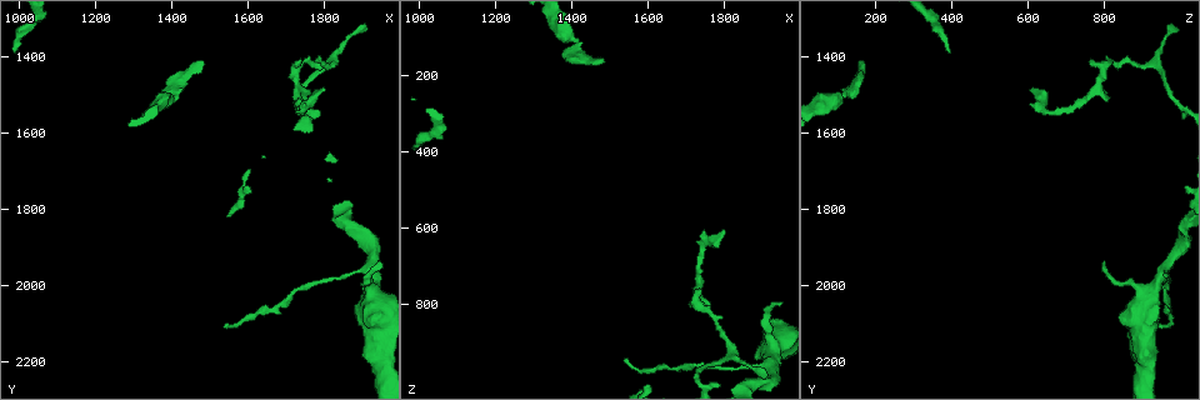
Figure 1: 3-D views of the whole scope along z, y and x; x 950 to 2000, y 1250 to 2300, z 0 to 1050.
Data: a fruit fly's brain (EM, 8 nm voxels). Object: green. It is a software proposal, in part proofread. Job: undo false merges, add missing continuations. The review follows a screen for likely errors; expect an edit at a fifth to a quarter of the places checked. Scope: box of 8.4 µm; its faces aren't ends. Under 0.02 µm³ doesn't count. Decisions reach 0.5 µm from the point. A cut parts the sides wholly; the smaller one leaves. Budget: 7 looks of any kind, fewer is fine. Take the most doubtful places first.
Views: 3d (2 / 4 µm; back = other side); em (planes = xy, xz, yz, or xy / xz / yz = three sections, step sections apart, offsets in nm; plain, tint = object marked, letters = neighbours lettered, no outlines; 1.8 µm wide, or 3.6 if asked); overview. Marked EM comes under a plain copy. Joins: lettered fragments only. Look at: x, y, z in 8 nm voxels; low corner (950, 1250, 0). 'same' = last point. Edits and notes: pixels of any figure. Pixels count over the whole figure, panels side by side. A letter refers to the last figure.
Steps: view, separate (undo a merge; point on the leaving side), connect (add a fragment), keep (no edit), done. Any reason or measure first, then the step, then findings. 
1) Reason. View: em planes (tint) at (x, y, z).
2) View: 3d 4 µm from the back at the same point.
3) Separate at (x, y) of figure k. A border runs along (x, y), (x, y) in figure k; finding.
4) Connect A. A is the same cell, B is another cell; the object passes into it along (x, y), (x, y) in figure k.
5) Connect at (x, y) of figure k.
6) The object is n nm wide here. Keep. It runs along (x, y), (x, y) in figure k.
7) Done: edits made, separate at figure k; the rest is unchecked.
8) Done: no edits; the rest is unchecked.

Branch stops here. View: 3d 4 µm at (1805, 1490, 605).

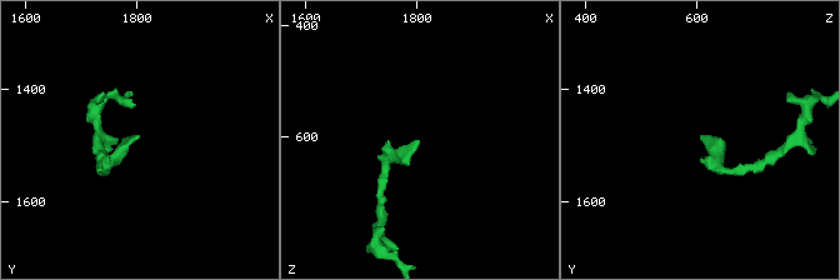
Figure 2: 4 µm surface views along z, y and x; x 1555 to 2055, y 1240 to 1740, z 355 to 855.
Need the tissue. View: em xz step 16 (letters) at (1805, 1485, 615).

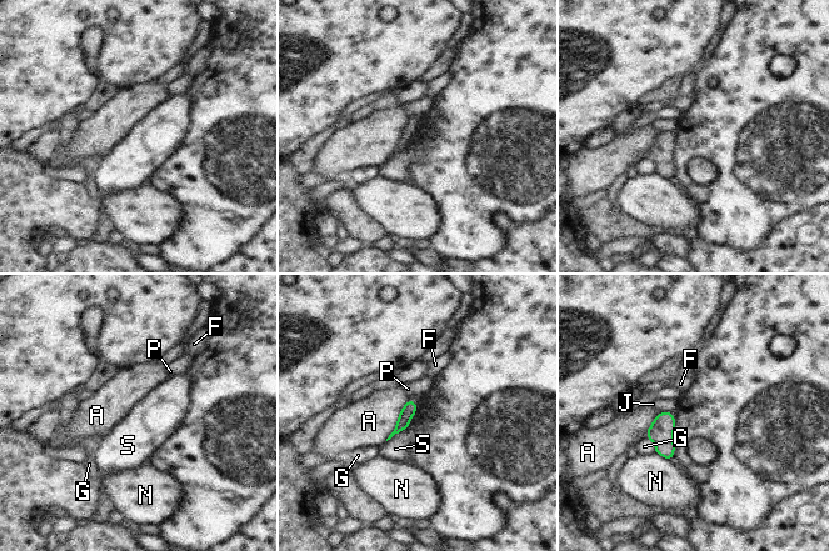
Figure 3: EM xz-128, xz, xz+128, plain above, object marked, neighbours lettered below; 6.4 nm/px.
View: em planes (letters) at the same point.

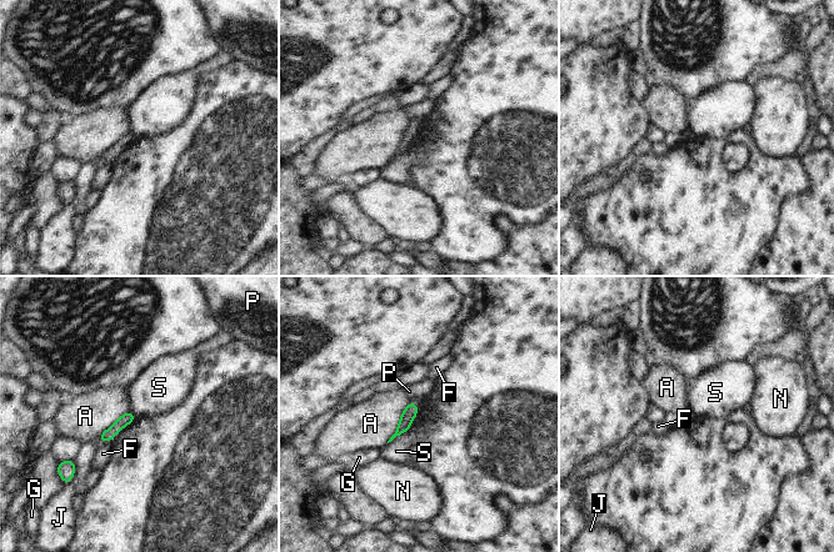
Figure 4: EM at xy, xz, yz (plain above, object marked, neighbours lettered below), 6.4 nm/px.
Keep. A, F, G, J, N, P and S are other cells; a border runs along (418, 412), (411, 425), (388, 443) in figure 4; none of them fits.

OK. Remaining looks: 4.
Branch stops here. View: 3d 2 µm at (1485, 1410, 155).

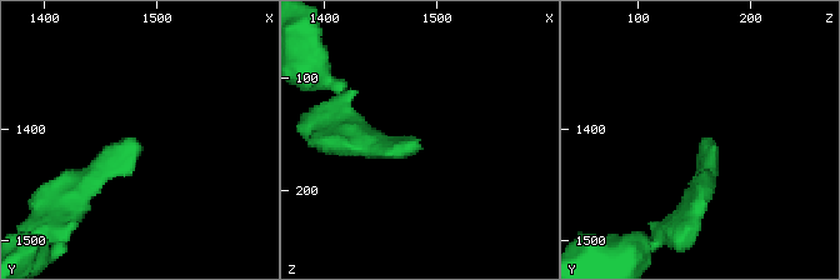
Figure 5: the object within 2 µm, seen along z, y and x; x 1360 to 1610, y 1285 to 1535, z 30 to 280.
View: em planes (letters) at (1480, 1414, 152).

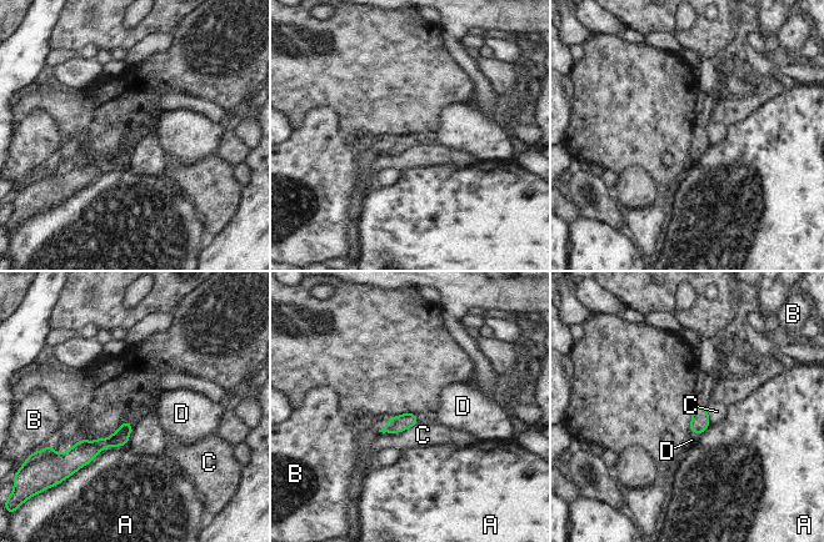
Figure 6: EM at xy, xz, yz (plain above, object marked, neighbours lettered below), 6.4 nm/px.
Keep. A, B, C and D are other cells; none of them fits.

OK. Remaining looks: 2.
Free end. View: em 3.6 µm planes (letters) at (1545, 2110, 945).

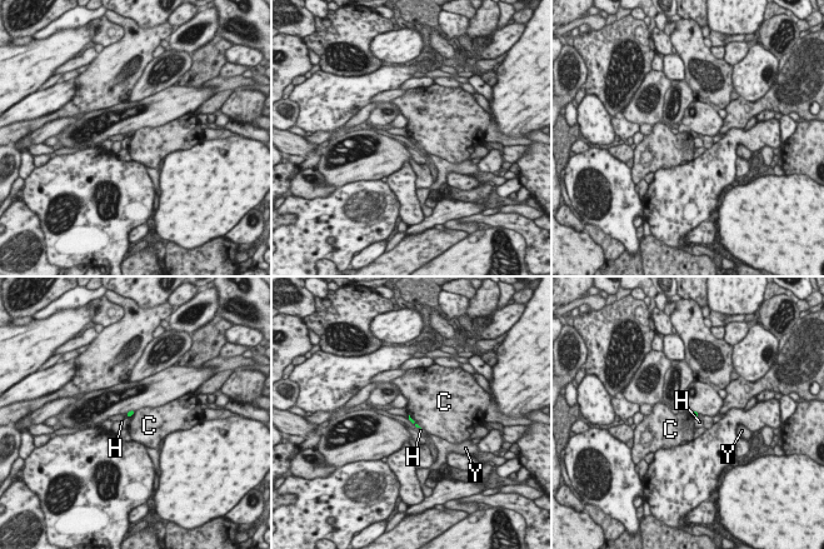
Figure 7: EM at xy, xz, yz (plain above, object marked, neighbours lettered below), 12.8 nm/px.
The object is 60 nm wide here. Keep. C, H and Y are other cells; a border runs along (689, 413), (693, 418) in figure 7; none of them fits.

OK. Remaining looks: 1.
Done: no edits; the rest is unchecked.

